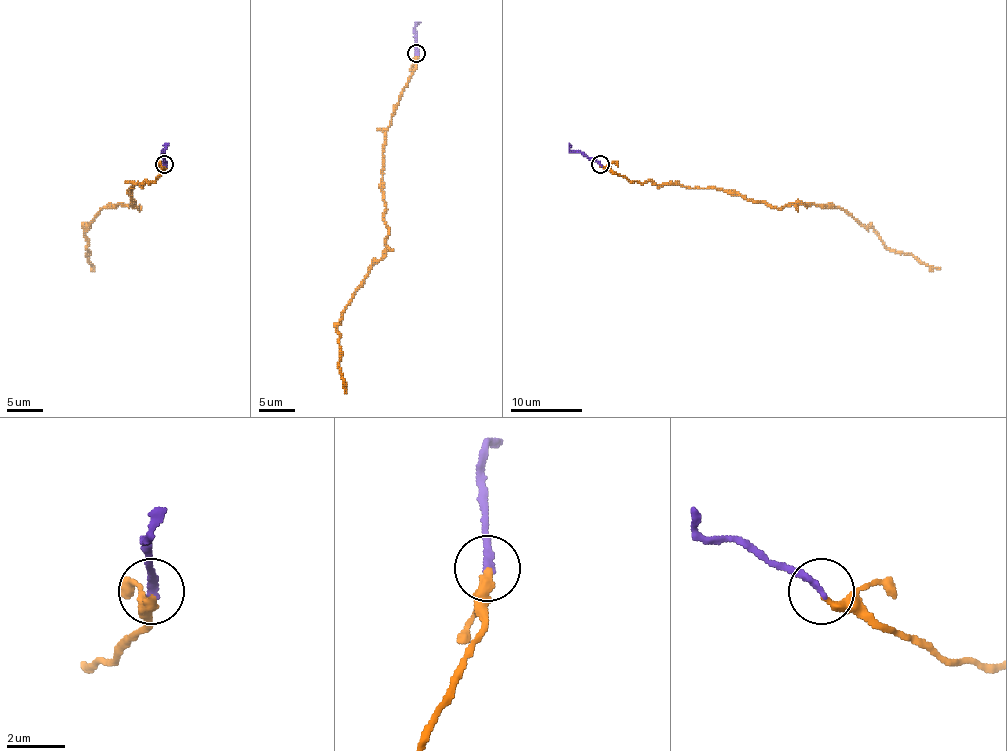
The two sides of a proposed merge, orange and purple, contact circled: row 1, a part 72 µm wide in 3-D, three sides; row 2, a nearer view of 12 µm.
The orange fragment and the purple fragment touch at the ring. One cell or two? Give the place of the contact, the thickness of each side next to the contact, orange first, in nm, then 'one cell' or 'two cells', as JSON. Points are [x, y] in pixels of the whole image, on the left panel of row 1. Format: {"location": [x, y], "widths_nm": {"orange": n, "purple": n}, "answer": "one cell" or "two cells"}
{"location": [164, 164], "widths_nm": {"orange": 280, "purple": 240}, "answer": "one cell"}

